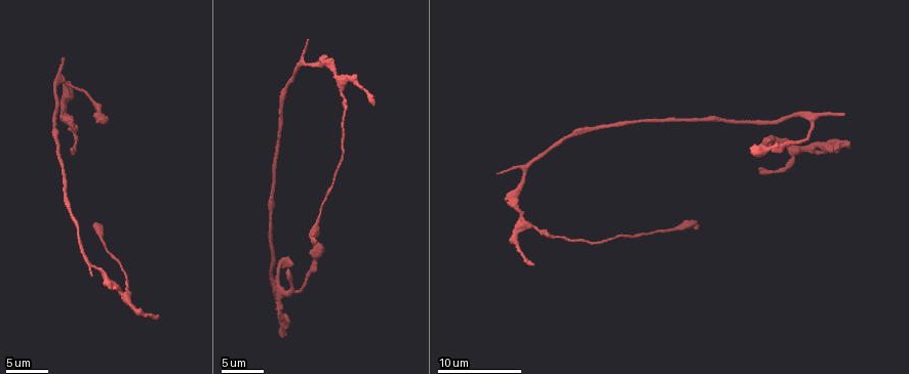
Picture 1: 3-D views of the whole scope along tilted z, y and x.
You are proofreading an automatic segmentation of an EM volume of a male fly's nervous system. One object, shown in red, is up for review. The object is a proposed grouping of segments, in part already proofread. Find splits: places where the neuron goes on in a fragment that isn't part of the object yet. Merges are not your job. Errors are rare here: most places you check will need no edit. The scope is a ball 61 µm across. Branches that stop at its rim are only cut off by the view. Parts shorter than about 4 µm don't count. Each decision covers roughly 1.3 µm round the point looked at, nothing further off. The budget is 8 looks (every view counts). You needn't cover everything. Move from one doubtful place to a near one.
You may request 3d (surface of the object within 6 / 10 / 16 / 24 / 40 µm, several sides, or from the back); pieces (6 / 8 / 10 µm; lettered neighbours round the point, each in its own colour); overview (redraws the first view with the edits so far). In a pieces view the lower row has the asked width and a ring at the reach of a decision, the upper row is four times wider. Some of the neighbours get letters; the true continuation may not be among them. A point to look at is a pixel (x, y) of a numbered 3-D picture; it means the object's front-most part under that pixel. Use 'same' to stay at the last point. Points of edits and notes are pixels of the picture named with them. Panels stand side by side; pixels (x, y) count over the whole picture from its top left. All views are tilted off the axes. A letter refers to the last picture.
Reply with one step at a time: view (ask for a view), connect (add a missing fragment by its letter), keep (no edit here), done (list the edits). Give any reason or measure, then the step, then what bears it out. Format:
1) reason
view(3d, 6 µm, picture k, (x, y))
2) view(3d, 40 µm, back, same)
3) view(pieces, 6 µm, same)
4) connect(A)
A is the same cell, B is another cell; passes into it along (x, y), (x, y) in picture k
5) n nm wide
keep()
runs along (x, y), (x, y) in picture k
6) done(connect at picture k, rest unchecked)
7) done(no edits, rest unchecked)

branch stops here
view(3d, 6 µm, picture 1, (288, 273))

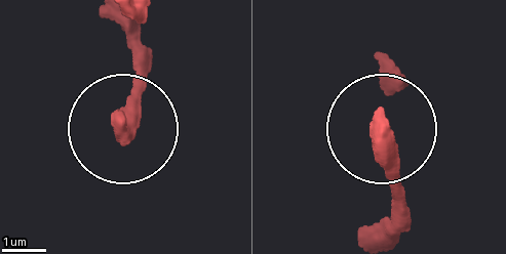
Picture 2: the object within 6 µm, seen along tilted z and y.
view(pieces, 6 µm, picture 2, (382, 129))

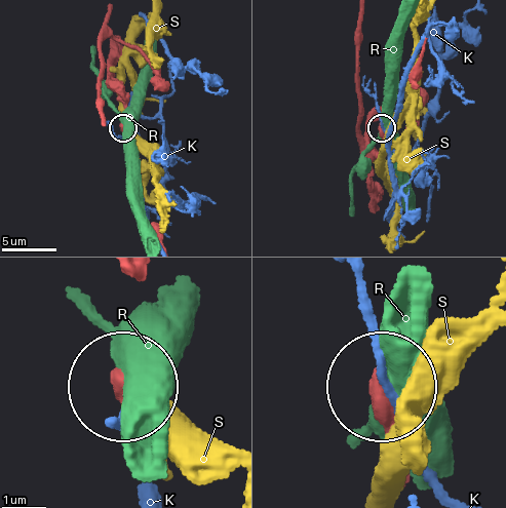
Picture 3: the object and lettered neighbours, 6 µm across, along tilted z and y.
keep()
K, R and S are other cells; no lettered fragment goes on from it

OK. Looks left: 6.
end of a long branch
view(pieces, 8 µm, picture 1, (321, 246))

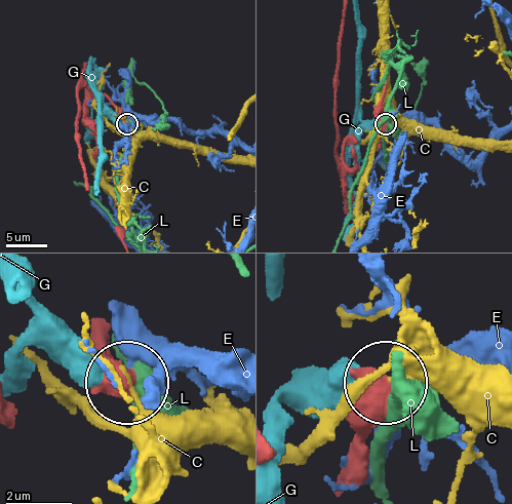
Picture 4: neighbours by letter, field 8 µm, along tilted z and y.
keep()
C, E, G and L are other cells; none of them fits

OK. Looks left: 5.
long arm stops here
view(3d, 10 µm, picture 1, (312, 240))

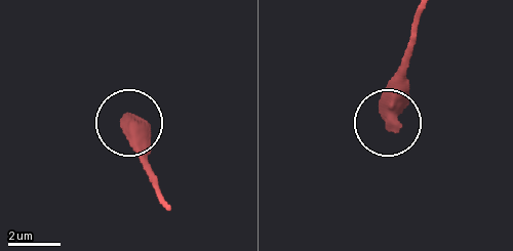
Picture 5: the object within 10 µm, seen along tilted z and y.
view(pieces, 10 µm, picture 5, (390, 124))

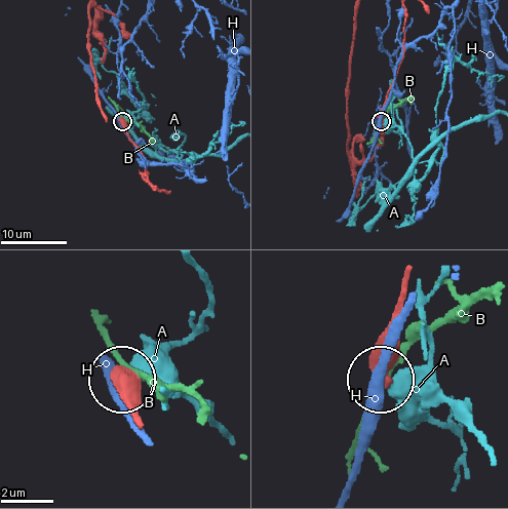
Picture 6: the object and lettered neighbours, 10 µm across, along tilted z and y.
keep()
A, B and H are other cells; no lettered fragment goes on from it

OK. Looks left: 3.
branch stops here
view(pieces, 6 µm, picture 1, (374, 101))

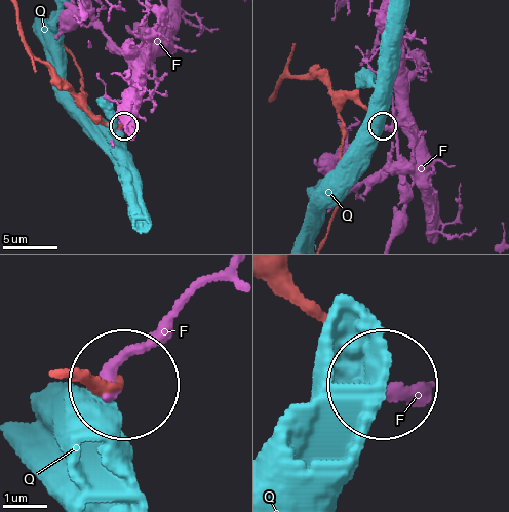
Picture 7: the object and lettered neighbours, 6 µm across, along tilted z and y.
keep()
F and Q are other cells; none of them fits

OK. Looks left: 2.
done(no edits, rest unchecked)

